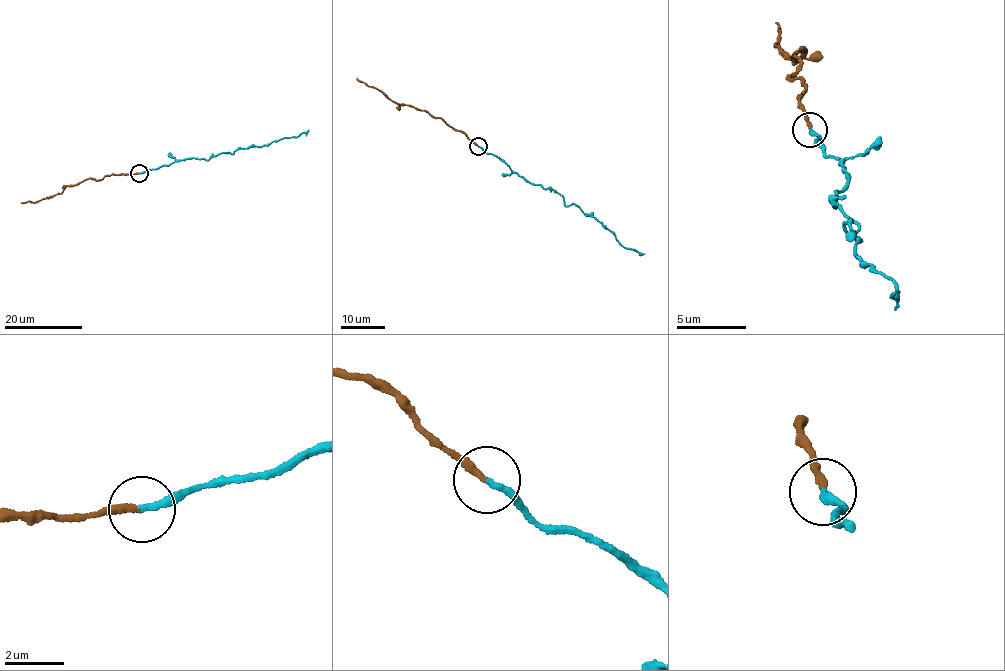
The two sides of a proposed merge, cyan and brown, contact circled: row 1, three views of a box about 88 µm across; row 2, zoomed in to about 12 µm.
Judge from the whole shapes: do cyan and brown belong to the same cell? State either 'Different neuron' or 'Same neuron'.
Same neuron

